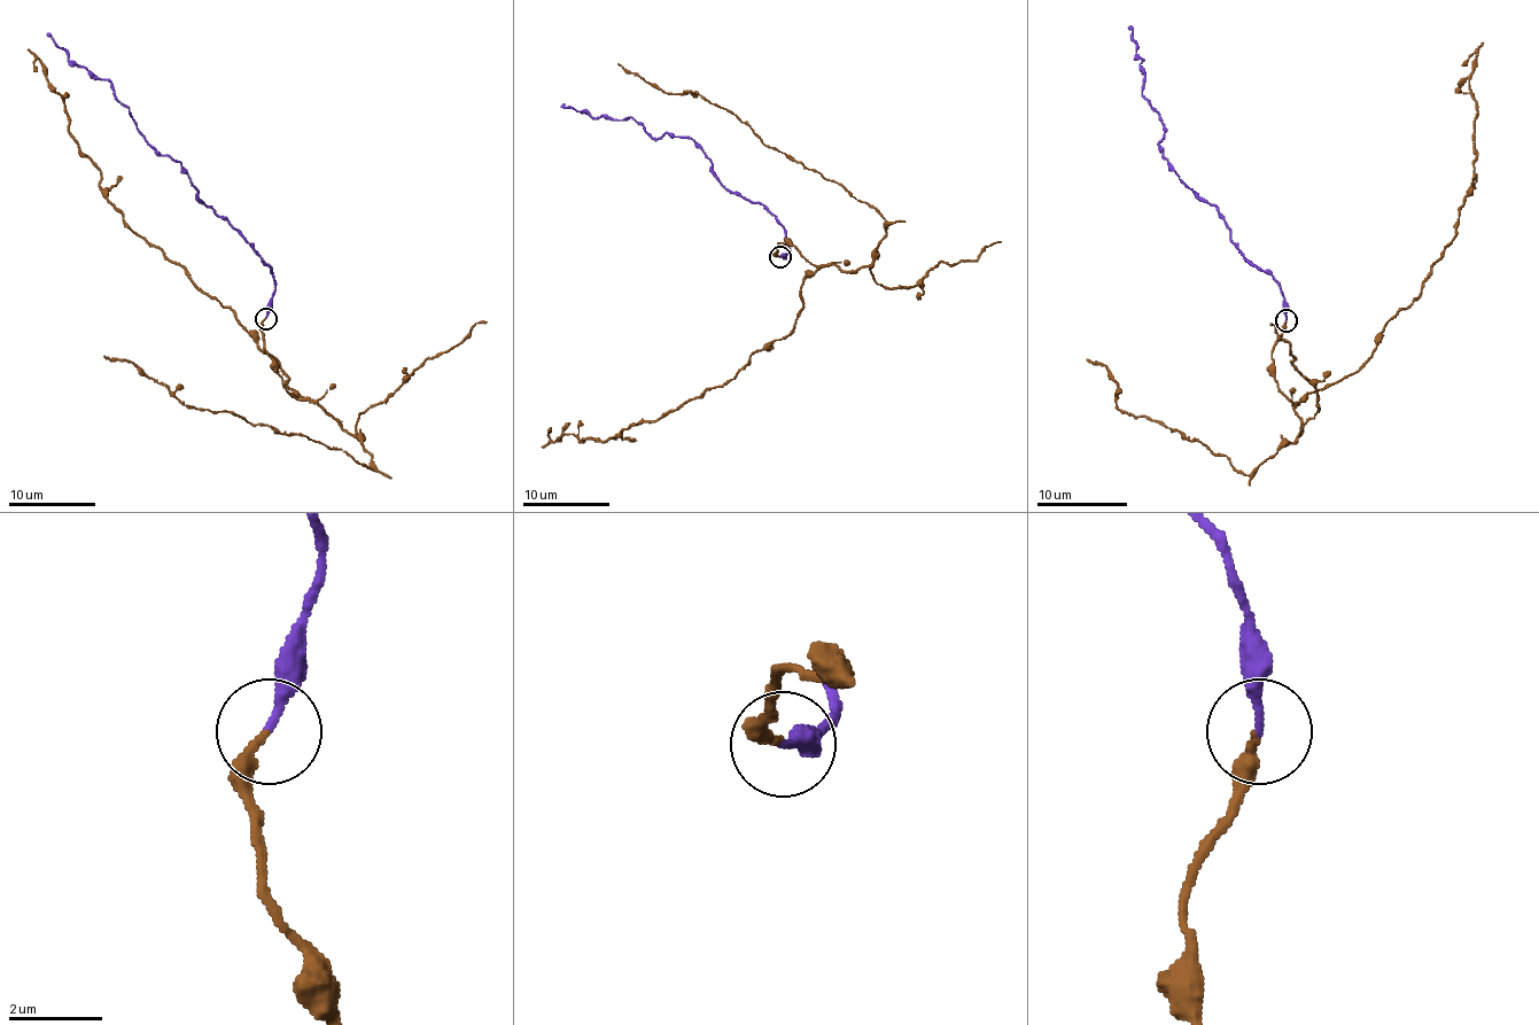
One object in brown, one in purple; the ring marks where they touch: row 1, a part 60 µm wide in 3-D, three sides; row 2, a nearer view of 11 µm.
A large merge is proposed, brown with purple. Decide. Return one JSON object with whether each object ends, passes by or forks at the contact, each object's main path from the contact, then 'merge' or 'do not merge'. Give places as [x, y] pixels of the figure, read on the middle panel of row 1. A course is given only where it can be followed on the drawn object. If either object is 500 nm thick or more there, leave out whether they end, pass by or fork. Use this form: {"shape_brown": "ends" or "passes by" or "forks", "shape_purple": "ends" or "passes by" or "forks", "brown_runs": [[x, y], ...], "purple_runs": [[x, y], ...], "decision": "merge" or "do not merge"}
{"shape_brown": "ends", "shape_purple": "ends", "brown_runs": [[778, 257], [786, 245], [817, 268], [802, 286], [795, 327], [721, 386], [614, 439], [553, 441], [551, 428]], "purple_runs": [[780, 257], [784, 226], [732, 194], [692, 139], [653, 139], [631, 117], [561, 107]], "decision": "merge"}

